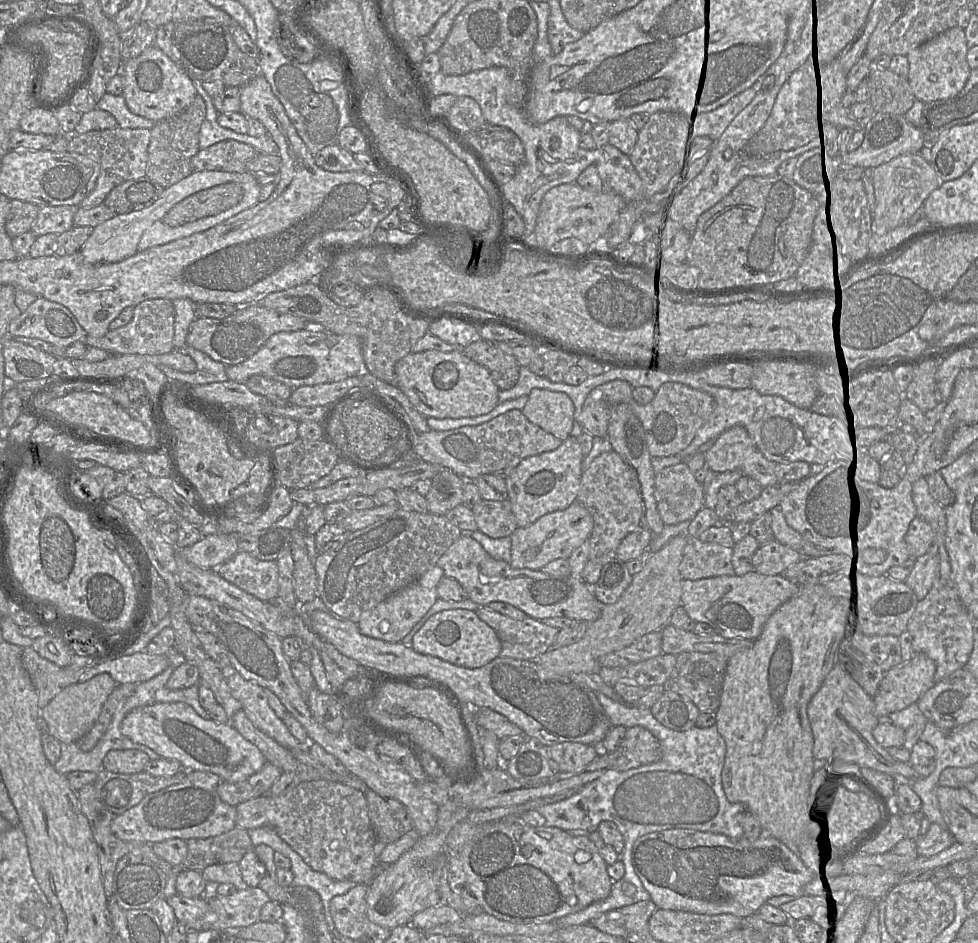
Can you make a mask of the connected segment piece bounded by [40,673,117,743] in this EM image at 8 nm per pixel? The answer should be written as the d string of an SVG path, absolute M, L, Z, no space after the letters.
M102 673L86 682L75 683L64 688L40 710L40 716L48 724L49 734L61 743L72 743L80 740L94 725L103 704L116 685L117 683L109 674Z

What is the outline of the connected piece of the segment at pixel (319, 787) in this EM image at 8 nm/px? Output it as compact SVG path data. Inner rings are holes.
M328 780L301 782L285 794L263 794L240 803L236 810L236 827L246 830L272 827L306 864L333 880L352 880L360 884L370 883L375 877L375 868L378 864L375 855L376 834L370 821L366 796L355 788Z

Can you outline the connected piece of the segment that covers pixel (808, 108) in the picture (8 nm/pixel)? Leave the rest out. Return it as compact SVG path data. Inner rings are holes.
M813 52L808 60L791 71L778 93L762 94L758 91L716 140L705 168L677 202L675 224L680 224L693 235L700 215L726 197L746 177L775 175L782 162L807 151L823 158L824 180L829 180L832 185L838 177L838 170L844 168L833 164L833 155L824 146L825 112L821 111L820 88L818 98L813 96L816 64Z

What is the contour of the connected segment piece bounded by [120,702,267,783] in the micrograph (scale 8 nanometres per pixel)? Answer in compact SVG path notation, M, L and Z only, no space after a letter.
M183 702L155 703L135 708L122 720L120 731L132 742L149 747L162 758L177 760L188 771L212 772L225 782L248 780L267 762L262 752L230 723L203 719Z

